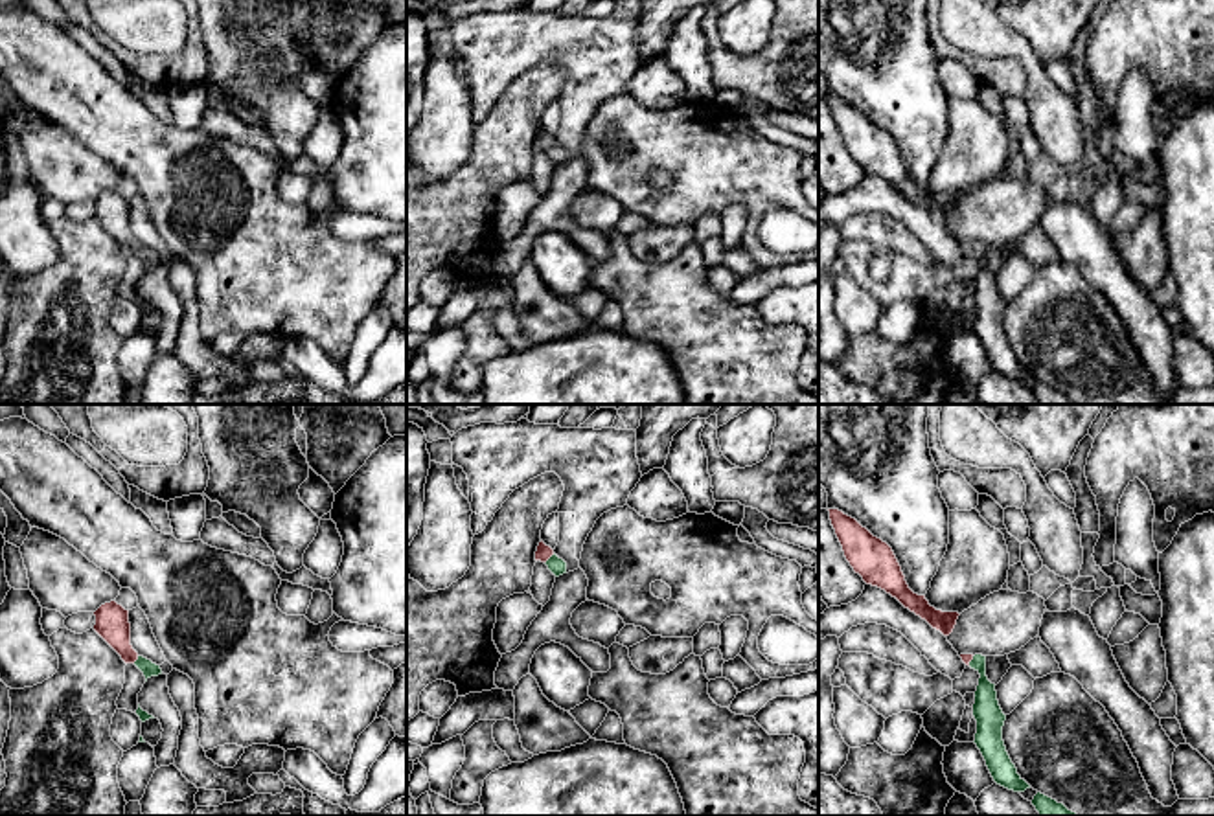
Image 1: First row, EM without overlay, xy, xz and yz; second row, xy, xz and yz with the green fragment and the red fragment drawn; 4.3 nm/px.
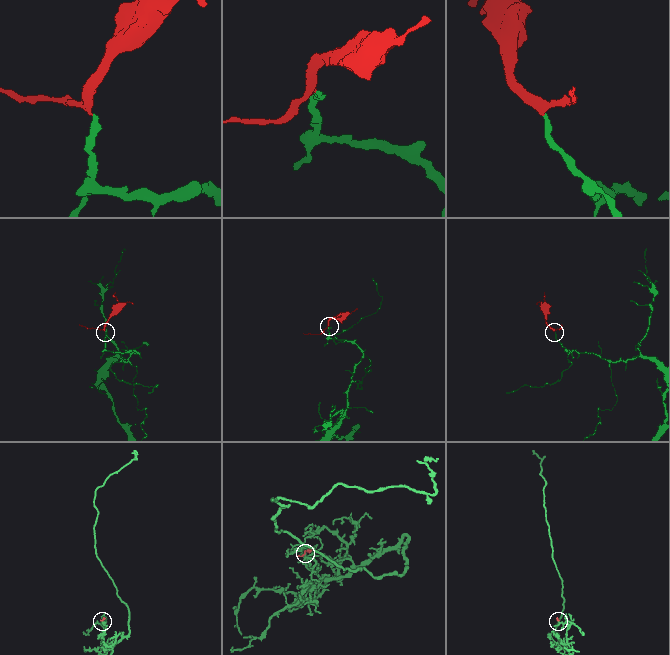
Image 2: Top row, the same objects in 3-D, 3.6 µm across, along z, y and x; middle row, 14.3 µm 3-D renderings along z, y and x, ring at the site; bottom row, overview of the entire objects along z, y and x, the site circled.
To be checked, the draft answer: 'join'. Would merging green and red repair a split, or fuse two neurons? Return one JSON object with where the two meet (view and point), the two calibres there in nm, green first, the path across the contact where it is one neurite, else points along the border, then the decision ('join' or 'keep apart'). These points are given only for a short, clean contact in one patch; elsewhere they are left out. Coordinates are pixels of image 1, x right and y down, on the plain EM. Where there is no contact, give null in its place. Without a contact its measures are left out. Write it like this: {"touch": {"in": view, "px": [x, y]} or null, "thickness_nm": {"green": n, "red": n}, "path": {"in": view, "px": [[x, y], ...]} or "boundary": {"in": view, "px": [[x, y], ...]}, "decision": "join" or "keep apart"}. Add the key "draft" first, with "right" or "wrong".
{"draft": "right", "touch": {"in": "xz", "px": [549, 147]}, "thickness_nm": {"green": 80, "red": 70}, "path": {"in": "xz", "px": [[558, 155], [549, 147], [543, 142]]}, "decision": "join"}

